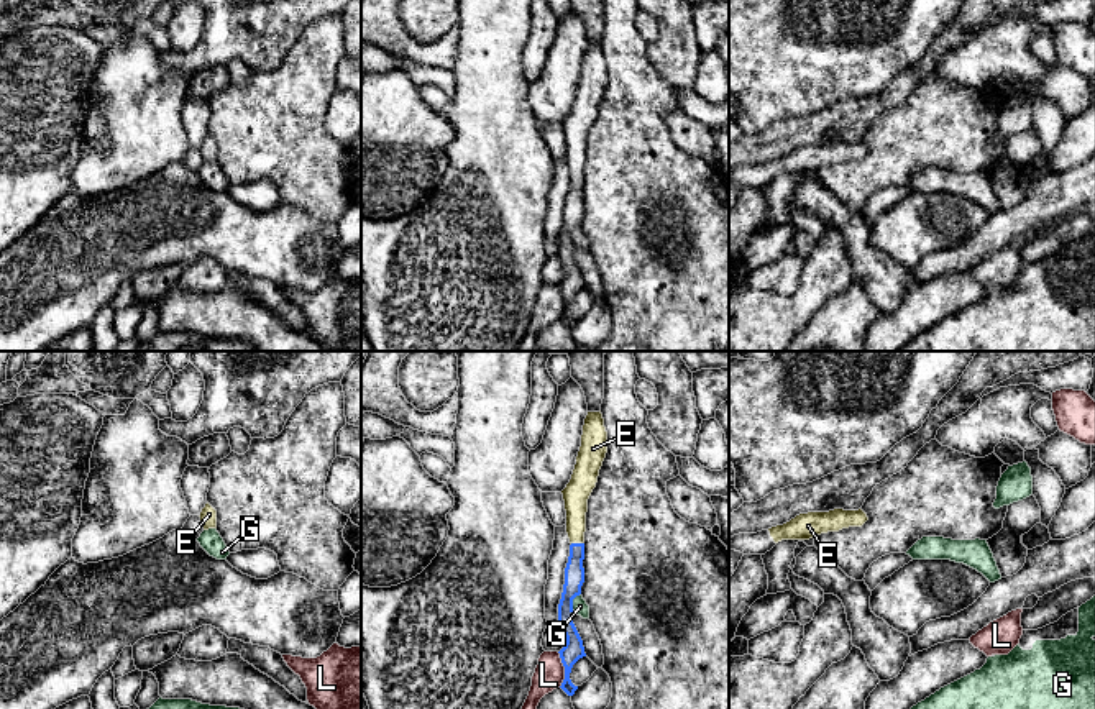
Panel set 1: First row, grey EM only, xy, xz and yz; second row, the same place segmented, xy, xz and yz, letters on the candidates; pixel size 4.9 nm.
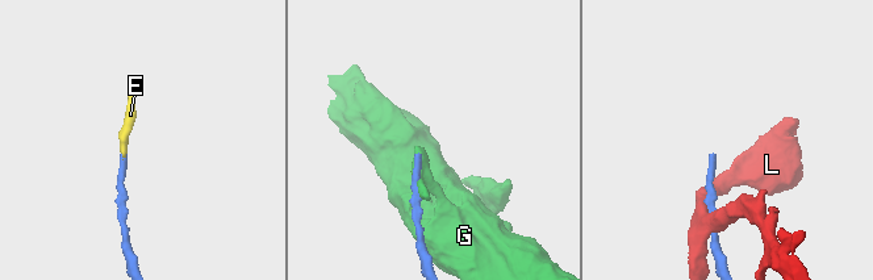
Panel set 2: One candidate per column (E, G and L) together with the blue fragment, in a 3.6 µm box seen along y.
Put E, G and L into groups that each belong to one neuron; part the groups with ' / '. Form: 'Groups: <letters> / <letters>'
Groups: E / G / L

